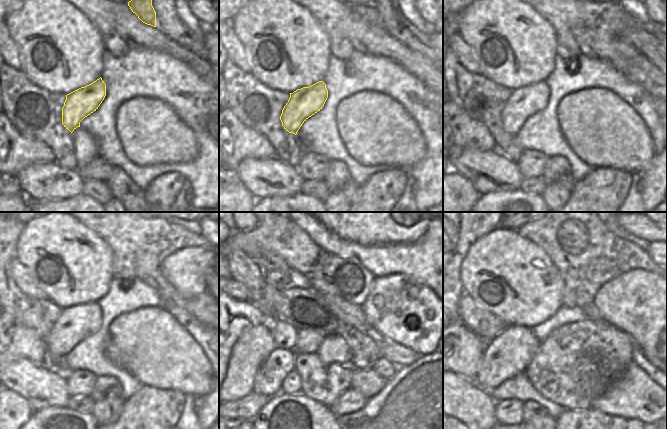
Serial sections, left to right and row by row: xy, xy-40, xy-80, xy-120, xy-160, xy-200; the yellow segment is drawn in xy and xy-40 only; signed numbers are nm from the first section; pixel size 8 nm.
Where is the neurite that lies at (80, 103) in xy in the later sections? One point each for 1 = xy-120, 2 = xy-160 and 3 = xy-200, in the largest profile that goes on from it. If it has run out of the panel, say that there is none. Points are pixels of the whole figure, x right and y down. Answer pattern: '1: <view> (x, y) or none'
1: xy-120 (74, 324)
2: xy-160 (282, 345)
3: xy-200 (509, 353)

